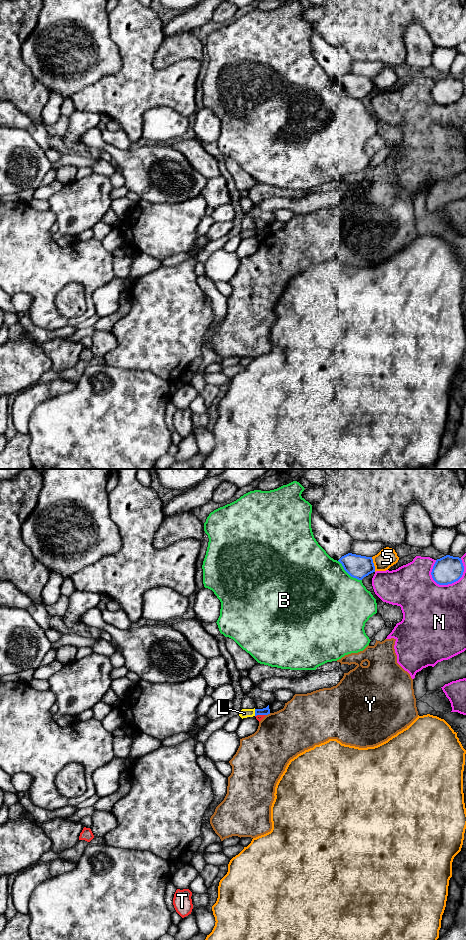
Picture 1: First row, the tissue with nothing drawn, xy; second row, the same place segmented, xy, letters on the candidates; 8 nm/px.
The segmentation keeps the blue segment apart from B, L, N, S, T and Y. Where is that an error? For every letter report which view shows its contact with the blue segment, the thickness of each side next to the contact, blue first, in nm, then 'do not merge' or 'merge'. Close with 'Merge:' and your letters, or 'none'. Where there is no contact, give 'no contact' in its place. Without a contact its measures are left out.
B: meets blue in xy; 190 nm thick on the blue side, 500 nm on the other; do not merge
L: meets blue in xy; 60 nm thick on the blue side, 70 nm on the other; do not merge
N: meets blue in xy; 220 nm thick on the blue side, 380 nm on the other; do not merge
S: meets blue in xy; 190 nm thick on the blue side, 160 nm on the other; do not merge
T: meets blue in xy; 60 nm thick on the blue side, 50 nm on the other; do not merge
Y: meets blue in xy; 60 nm thick on the blue side, 400 nm on the other; do not merge
Merge: none

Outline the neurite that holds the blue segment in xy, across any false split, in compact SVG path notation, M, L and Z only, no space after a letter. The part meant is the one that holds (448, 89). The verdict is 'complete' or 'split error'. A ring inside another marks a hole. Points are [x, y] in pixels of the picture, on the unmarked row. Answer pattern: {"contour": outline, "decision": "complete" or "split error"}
{"contour": "M446 75L437 79L431 95L433 100L439 105L448 105L458 101L464 92L461 78Z", "decision": "complete"}

